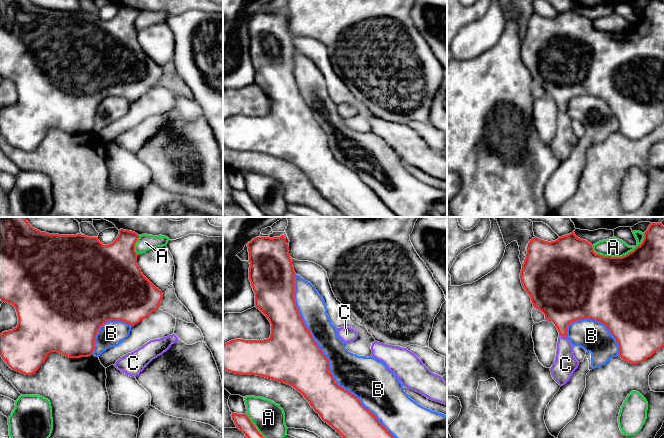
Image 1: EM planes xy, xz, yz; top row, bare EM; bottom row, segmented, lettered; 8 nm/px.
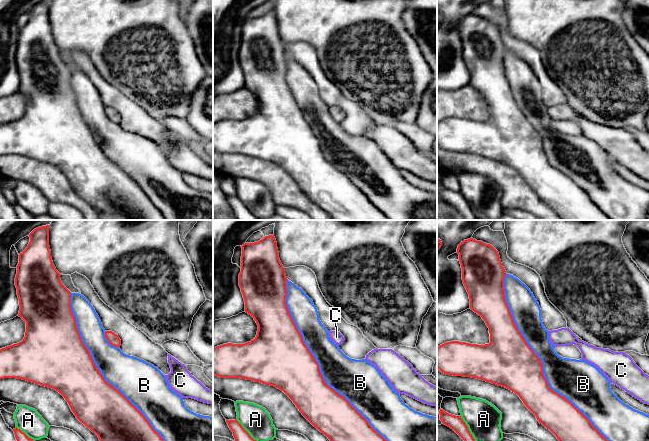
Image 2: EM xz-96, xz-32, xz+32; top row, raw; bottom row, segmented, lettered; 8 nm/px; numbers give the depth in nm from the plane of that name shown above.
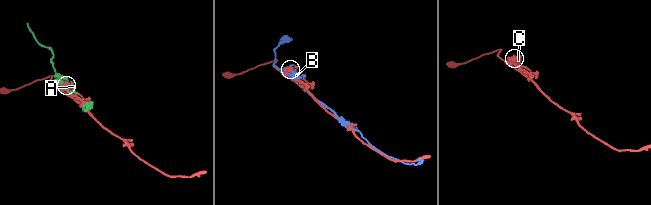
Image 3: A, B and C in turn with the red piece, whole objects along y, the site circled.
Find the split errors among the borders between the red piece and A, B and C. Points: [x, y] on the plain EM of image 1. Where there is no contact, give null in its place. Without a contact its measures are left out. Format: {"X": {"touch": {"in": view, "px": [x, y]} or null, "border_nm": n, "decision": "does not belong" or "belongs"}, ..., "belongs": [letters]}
{"A": {"touch": {"in": "yz", "px": [622, 32]}, "border_nm": 440, "decision": "does not belong"}, "B": {"touch": {"in": "xz", "px": [327, 136]}, "border_nm": 1600, "decision": "does not belong"}, "C": {"touch": {"in": "yz", "px": [562, 111]}, "border_nm": 60, "decision": "belongs"}, "belongs": ["C"]}

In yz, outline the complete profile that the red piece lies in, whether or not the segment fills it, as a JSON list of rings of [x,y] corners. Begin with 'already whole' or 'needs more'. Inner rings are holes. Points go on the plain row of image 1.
needs more; [[[650,0],[644,9],[642,19],[622,33],[596,30],[592,20],[578,14],[574,7],[551,18],[534,13],[528,19],[520,55],[534,84],[540,86],[547,97],[552,97],[559,108],[556,133],[550,147],[560,162],[570,156],[579,142],[574,133],[574,122],[566,113],[567,103],[571,98],[592,95],[604,100],[619,121],[618,132],[631,140],[643,138],[664,122],[664,2],[662,0]]]

